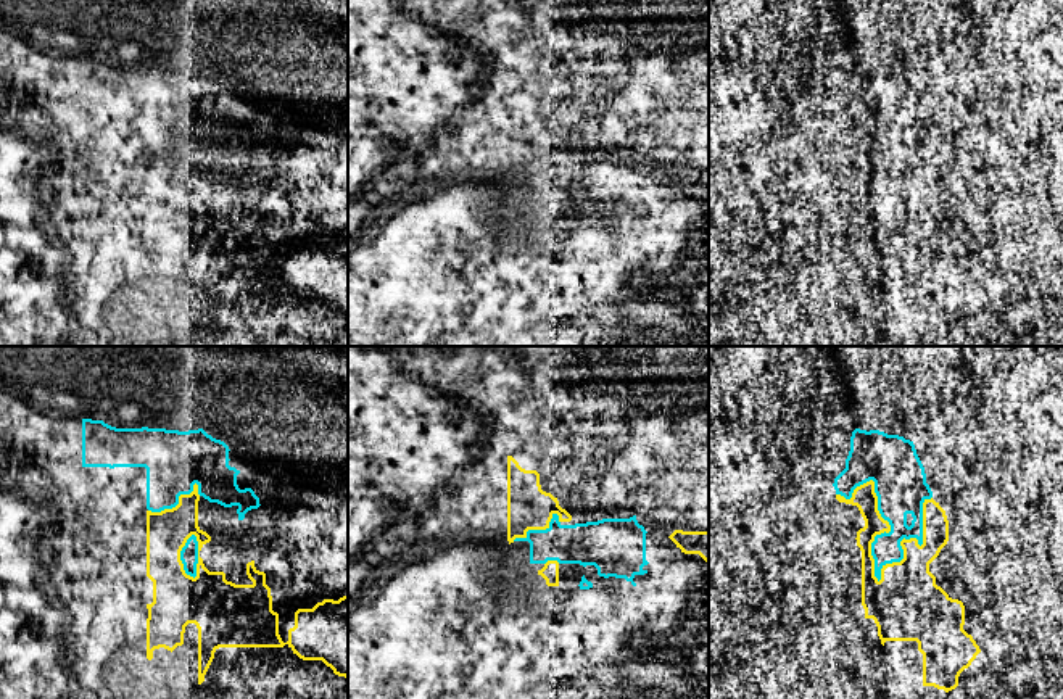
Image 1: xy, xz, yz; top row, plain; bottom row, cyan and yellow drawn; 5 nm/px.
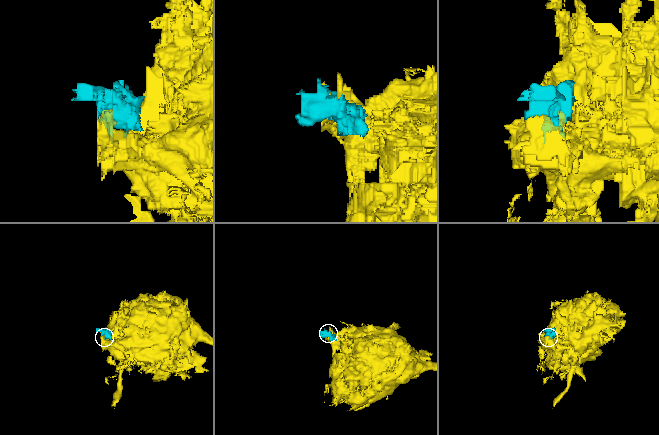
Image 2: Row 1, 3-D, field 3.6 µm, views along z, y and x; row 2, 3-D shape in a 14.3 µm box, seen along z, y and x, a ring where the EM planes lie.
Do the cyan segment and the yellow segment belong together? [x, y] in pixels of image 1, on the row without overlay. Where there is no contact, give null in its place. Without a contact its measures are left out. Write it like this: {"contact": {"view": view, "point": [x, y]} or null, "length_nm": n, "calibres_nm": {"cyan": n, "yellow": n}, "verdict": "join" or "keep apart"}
{"contact": {"view": "yz", "point": [873, 181]}, "length_nm": 500, "calibres_nm": {"cyan": 190, "yellow": 220}, "verdict": "keep apart"}

